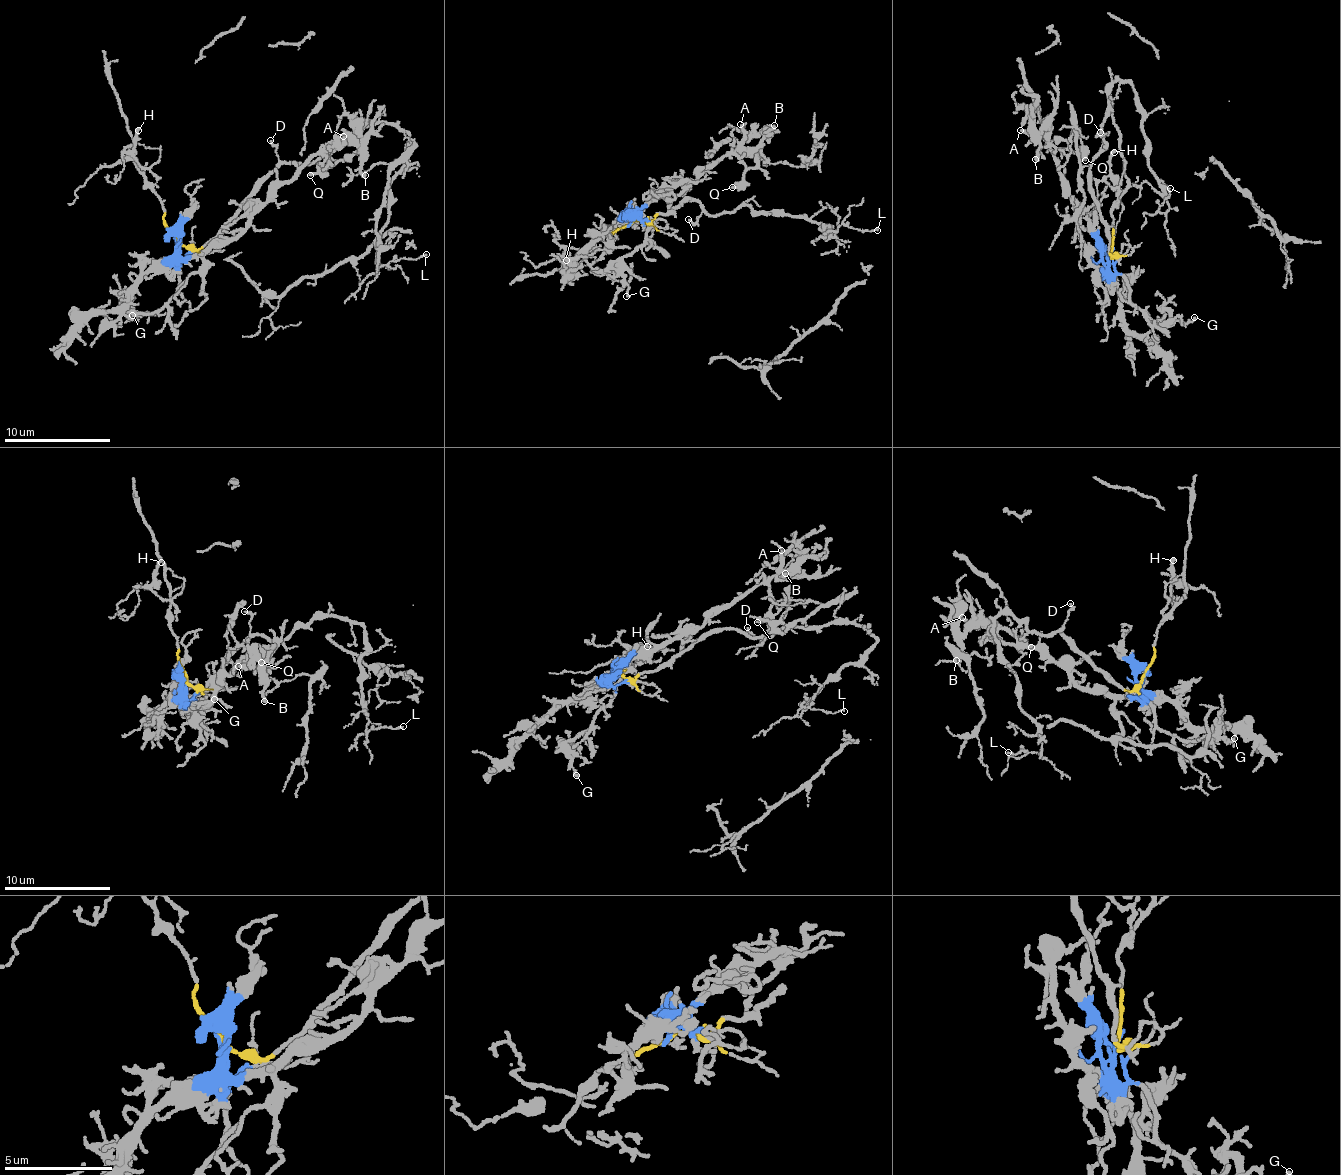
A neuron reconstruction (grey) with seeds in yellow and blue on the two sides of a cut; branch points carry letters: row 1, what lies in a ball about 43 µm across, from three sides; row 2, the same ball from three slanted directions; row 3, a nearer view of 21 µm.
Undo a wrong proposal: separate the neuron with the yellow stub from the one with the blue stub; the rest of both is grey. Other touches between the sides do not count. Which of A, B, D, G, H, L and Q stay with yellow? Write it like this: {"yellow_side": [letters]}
{"yellow_side": ["D", "H", "L"]}

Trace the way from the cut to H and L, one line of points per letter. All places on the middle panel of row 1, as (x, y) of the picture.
H: (630, 222), (596, 241), (598, 247), (579, 251), (566, 246), (563, 254), (566, 261)
L: (630, 222), (695, 200), (709, 215), (753, 208), (805, 215), (829, 224), (825, 233), (842, 224), (878, 230)

